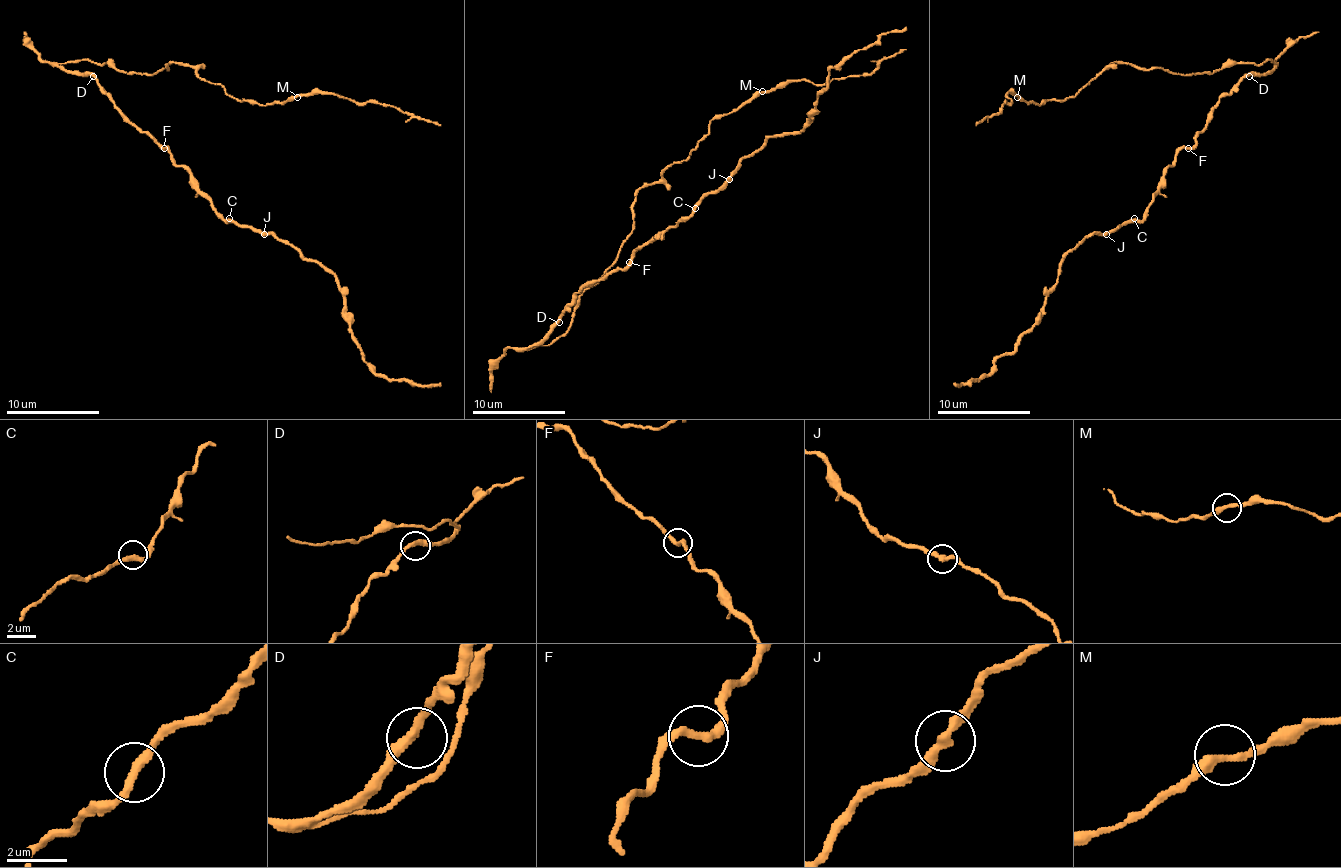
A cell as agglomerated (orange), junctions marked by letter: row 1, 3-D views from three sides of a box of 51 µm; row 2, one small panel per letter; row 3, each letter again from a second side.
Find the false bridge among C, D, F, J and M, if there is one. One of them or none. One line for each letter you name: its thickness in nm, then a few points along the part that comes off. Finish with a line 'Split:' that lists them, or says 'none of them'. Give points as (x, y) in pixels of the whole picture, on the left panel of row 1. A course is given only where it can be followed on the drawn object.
Split: none of them

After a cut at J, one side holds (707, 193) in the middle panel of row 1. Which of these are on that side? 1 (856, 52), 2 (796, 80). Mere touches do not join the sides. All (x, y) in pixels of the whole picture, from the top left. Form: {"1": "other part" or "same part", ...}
{"1": "other part", "2": "same part"}

